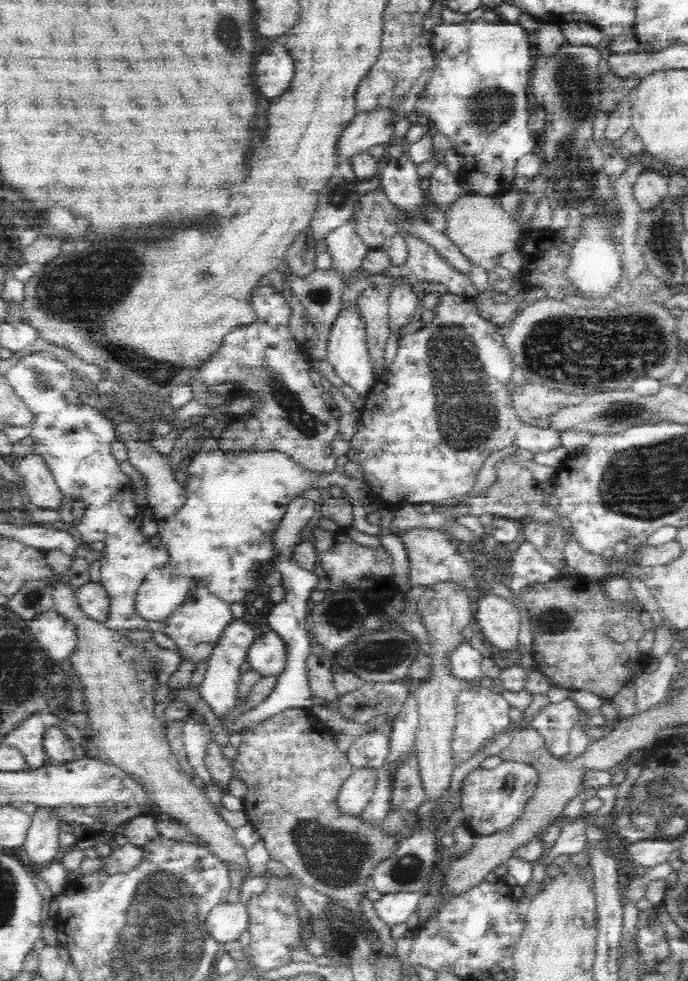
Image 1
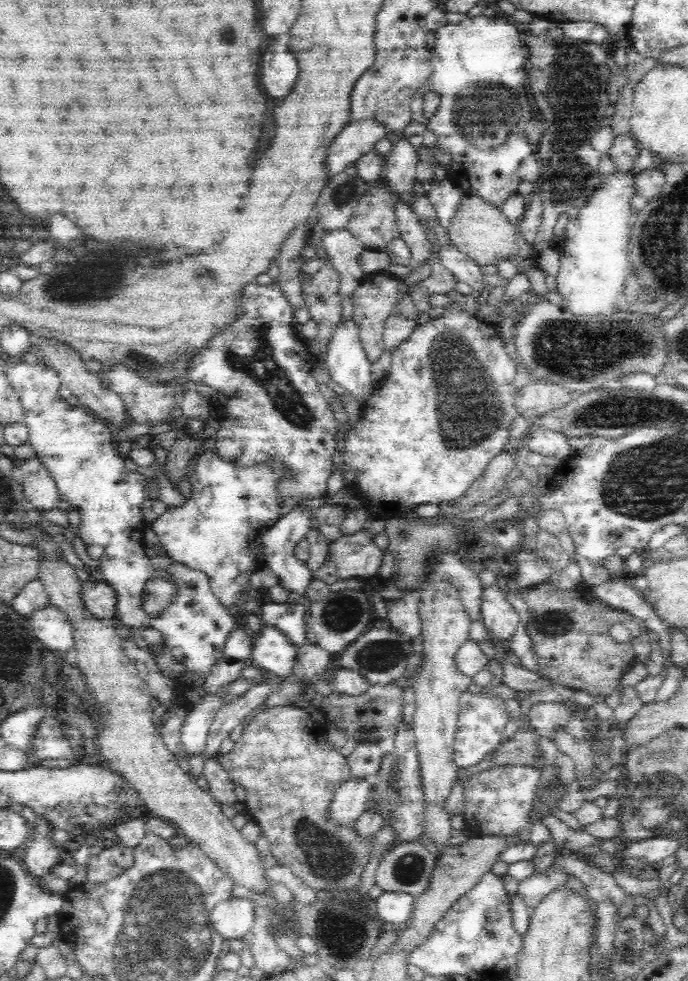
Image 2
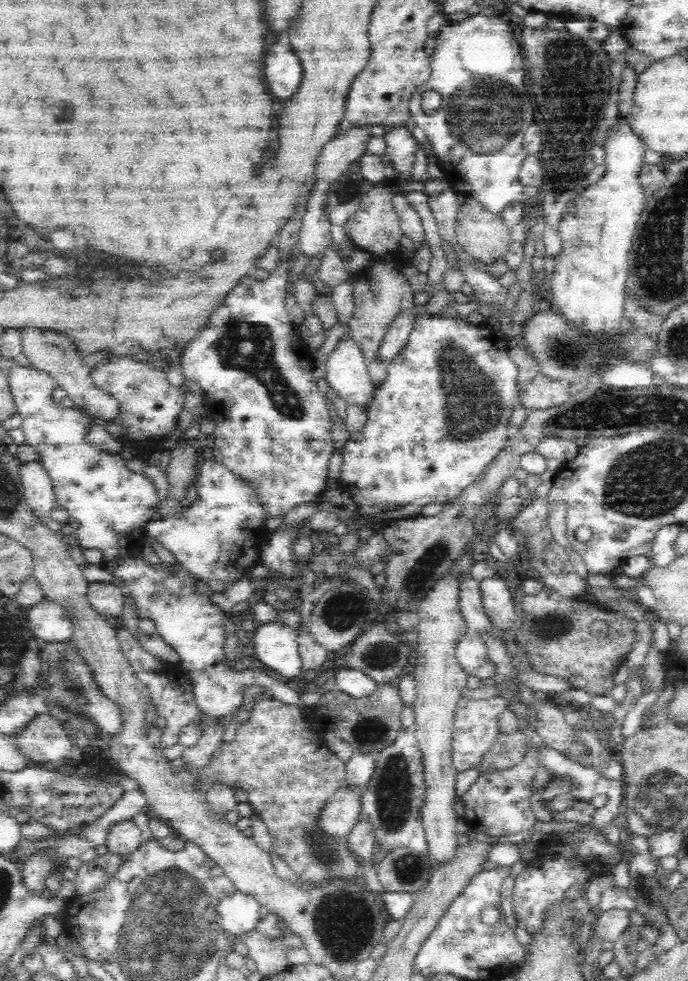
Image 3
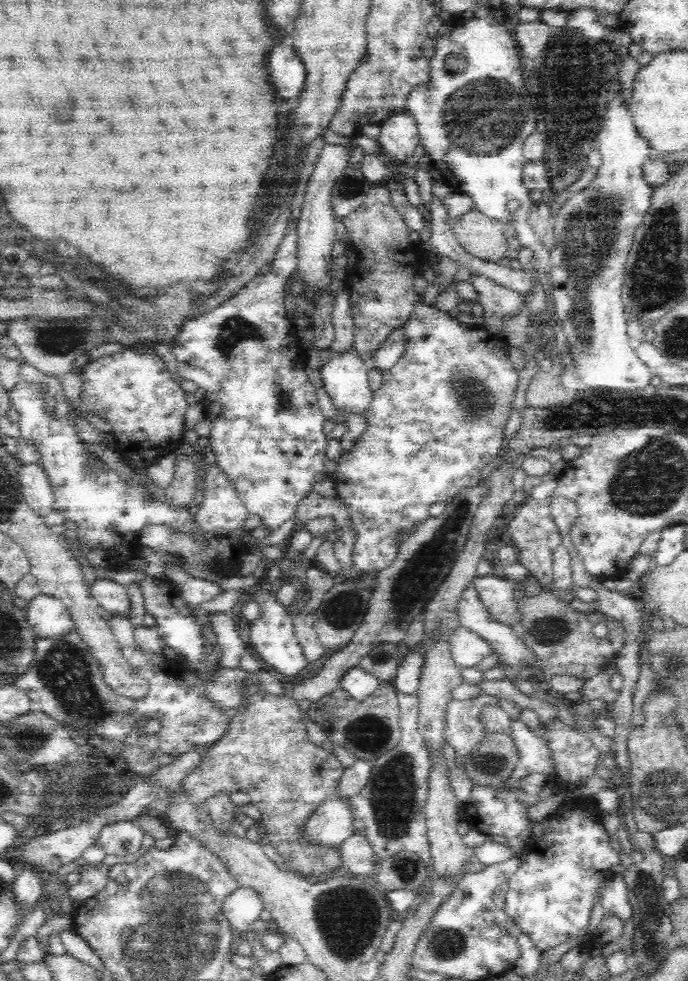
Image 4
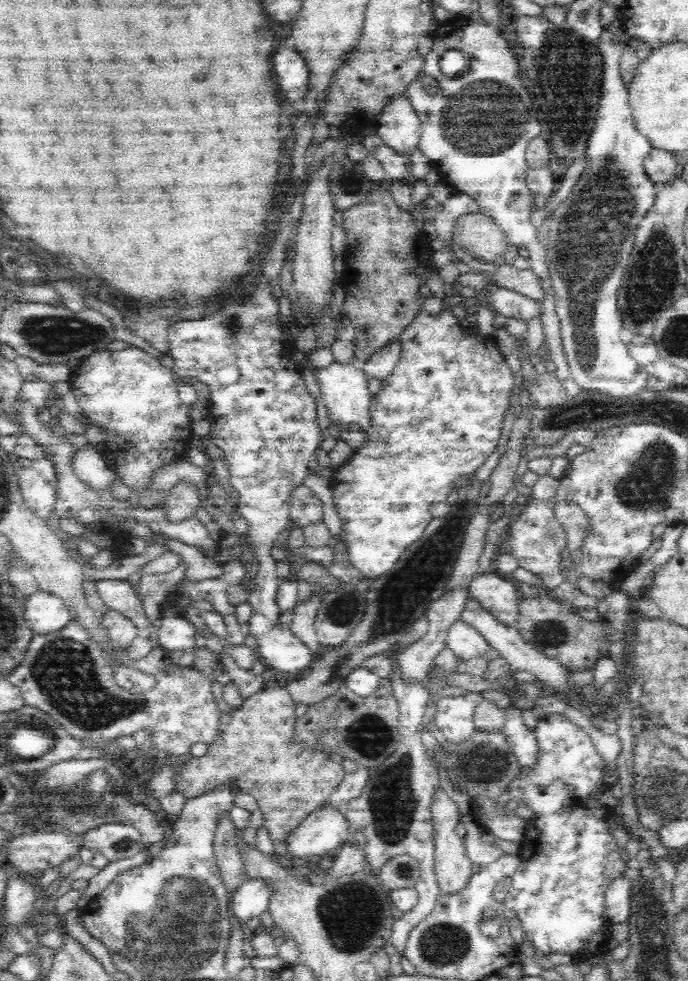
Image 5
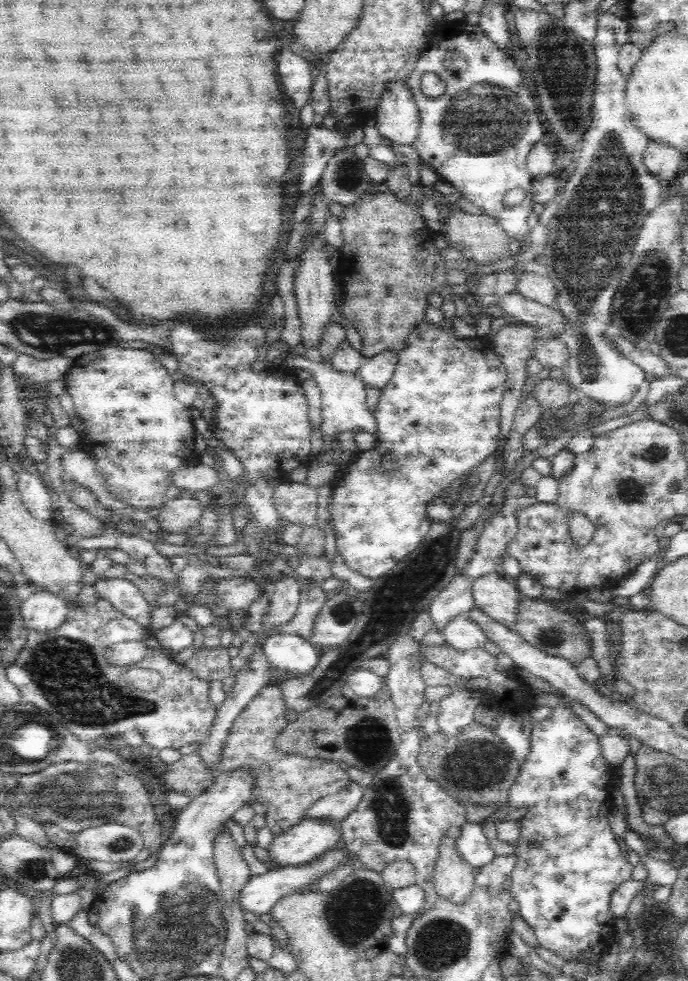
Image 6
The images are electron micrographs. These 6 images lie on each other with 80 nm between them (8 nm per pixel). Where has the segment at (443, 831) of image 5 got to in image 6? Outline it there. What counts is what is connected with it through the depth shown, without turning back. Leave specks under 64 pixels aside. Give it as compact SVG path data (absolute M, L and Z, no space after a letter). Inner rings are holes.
M445 836L432 881L436 896L454 905L464 904L471 897L474 888L476 875L473 870L458 854L455 840Z

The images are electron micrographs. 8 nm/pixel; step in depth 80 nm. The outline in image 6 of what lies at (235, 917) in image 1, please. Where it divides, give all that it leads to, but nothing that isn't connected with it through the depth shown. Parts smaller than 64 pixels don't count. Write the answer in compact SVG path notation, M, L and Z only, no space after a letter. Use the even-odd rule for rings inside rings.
M341 844L323 854L322 858L309 861L308 863L297 866L285 866L270 868L269 872L262 874L261 876L252 877L250 881L242 887L239 903L243 910L248 910L255 915L269 914L274 904L276 904L280 898L291 895L296 891L308 890L310 886L316 881L322 880L324 876L344 868L344 866L351 866L354 869L362 869L362 861L356 859L354 854L342 847Z

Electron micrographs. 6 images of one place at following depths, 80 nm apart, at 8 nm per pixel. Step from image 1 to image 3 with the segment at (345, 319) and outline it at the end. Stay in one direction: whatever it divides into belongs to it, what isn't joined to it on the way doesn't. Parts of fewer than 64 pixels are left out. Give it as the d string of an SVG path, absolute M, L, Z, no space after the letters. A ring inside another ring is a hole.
M344 336L325 364L326 383L348 405L366 406L374 397L367 364L352 337Z

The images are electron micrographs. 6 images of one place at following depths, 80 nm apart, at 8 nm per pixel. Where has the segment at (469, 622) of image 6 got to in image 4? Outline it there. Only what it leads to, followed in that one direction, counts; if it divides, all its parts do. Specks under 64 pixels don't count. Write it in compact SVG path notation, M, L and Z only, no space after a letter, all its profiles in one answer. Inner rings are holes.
M462 625L456 626L448 636L450 654L457 667L475 667L492 650L490 645L476 632Z

